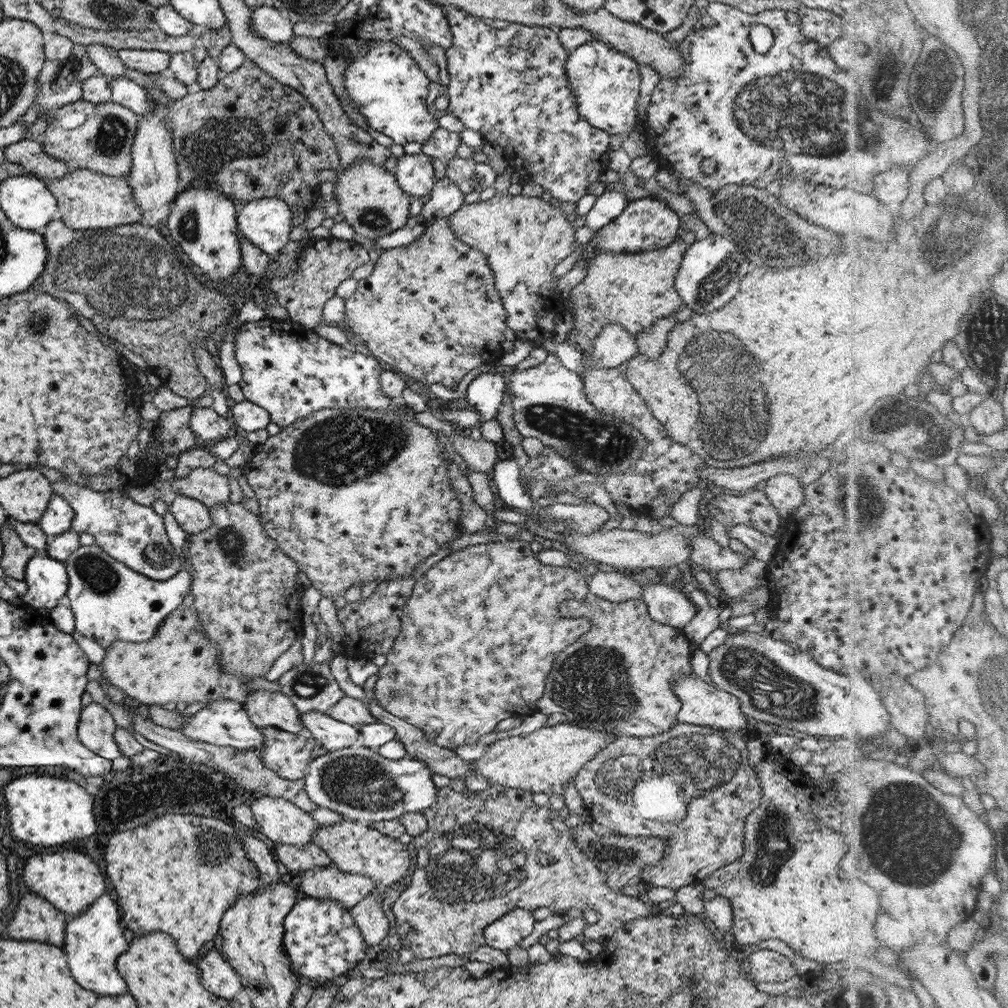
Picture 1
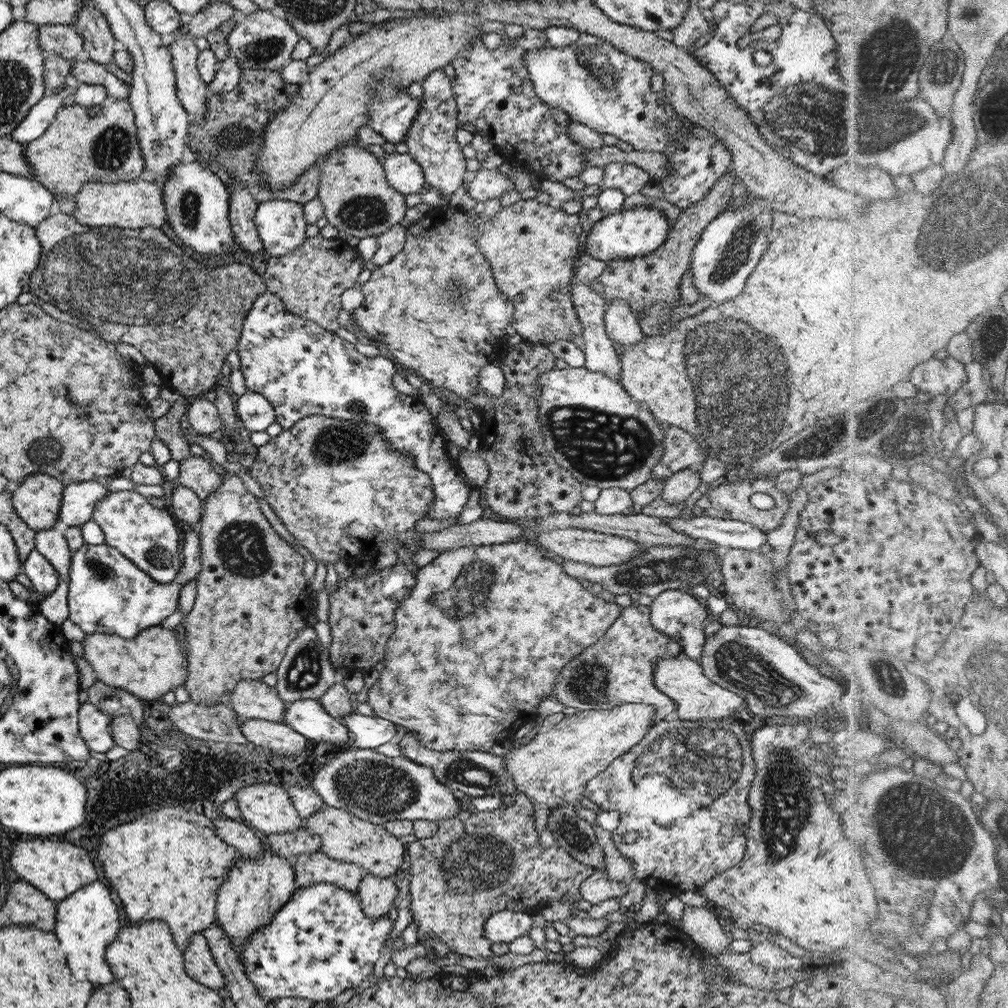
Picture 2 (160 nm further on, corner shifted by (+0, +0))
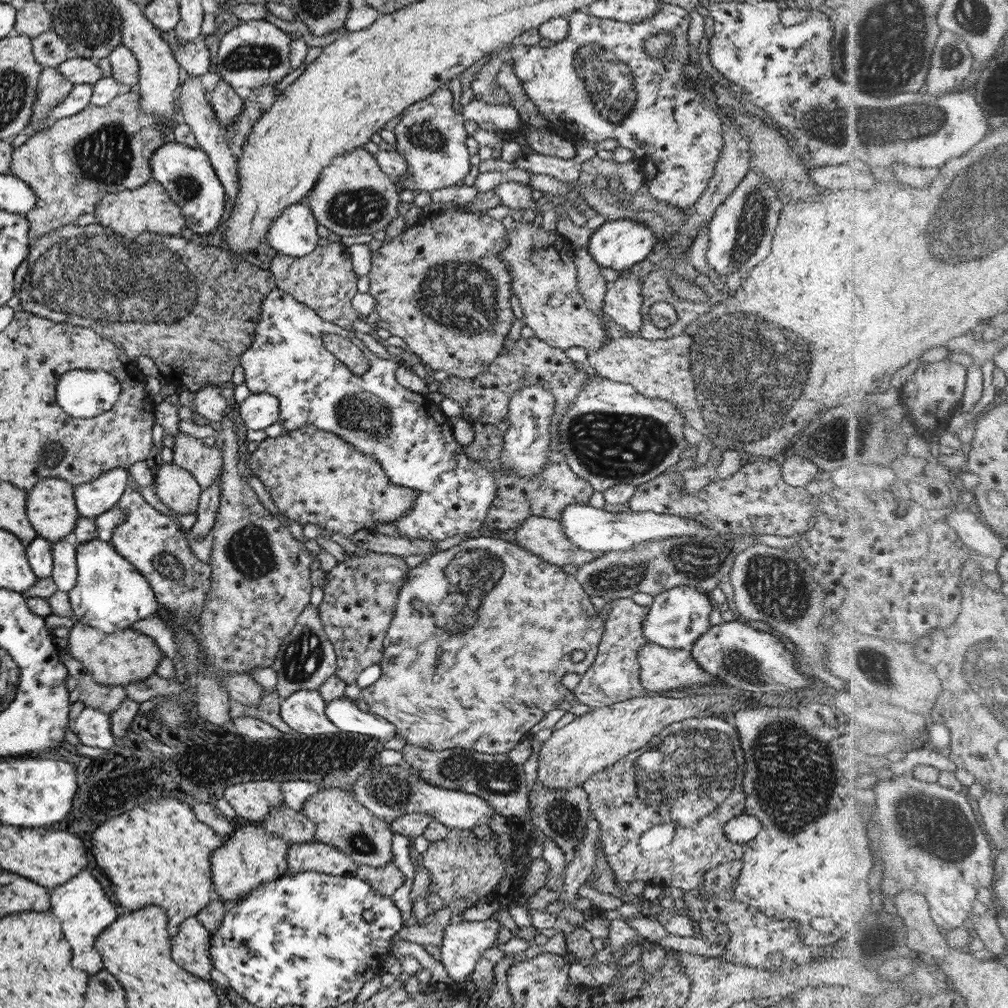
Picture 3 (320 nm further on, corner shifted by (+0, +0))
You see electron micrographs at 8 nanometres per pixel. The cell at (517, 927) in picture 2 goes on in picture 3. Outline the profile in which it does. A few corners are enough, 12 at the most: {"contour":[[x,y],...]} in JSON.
{"contour":[[447,923],[438,960],[455,983],[493,949],[500,925]]}

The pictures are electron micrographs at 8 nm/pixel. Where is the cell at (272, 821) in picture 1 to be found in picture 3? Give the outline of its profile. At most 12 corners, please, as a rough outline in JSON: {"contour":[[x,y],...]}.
{"contour":[[265,777],[229,785],[222,798],[242,821],[260,823],[283,803]]}

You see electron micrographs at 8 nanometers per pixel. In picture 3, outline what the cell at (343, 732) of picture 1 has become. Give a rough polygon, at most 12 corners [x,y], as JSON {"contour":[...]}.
{"contour":[[316,690],[278,704],[281,721],[306,734],[335,734]]}

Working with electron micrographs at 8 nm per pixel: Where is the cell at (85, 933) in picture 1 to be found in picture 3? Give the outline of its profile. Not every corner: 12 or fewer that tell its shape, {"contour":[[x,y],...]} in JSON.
{"contour":[[86,869],[48,890],[75,966],[101,970],[95,938],[117,908]]}

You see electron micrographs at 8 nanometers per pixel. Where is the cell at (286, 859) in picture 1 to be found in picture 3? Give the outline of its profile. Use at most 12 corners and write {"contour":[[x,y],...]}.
{"contour":[[284,803],[259,824],[287,844],[313,840],[314,822]]}

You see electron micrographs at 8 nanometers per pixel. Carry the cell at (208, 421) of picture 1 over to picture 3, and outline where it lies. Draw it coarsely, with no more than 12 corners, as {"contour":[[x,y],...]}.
{"contour":[[218,385],[195,391],[192,410],[204,420],[218,421],[229,405]]}

